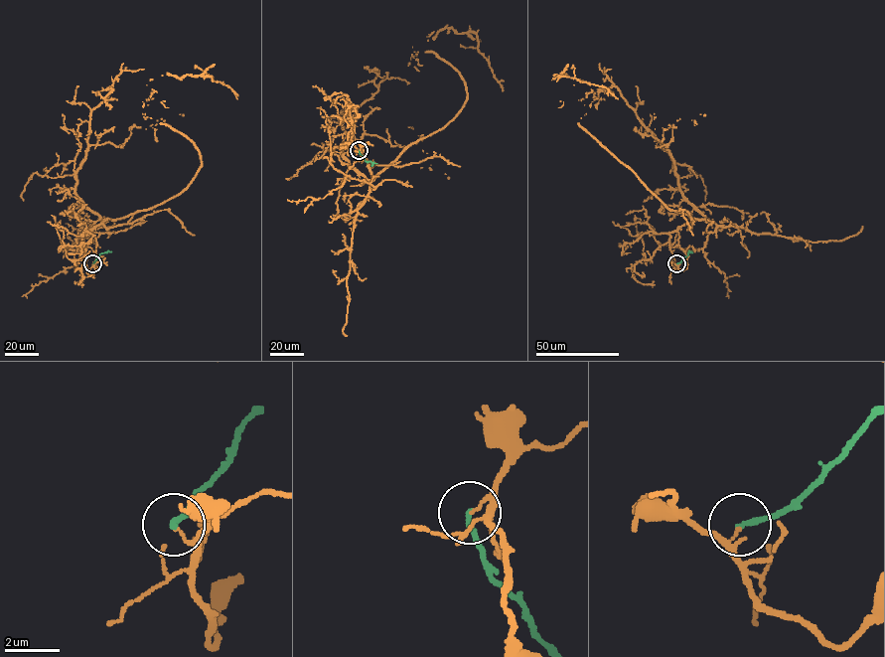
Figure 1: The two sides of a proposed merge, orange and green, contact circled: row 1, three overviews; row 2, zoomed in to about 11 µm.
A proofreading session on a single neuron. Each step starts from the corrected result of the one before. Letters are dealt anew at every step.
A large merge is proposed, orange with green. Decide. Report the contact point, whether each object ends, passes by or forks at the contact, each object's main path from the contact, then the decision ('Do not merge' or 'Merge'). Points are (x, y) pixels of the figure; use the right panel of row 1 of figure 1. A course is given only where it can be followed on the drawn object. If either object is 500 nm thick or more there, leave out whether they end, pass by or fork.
Place: (676, 263). At the ring orange ends. At the ring green ends. Course of orange: (676, 263), (677, 230), (702, 220), (584, 130), (580, 80), (555, 75), (618, 98). Course of green: (676, 263), (690, 251). Do not merge

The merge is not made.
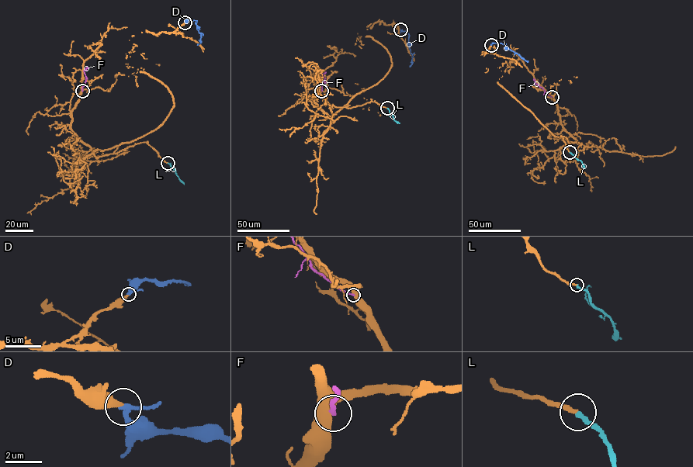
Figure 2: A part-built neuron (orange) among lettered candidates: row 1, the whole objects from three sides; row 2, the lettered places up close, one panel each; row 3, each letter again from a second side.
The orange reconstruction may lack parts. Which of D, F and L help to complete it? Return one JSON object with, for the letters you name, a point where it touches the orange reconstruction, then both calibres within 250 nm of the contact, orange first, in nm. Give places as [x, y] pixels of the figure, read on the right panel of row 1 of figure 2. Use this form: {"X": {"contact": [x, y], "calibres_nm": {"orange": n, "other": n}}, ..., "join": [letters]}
{"D": {"contact": [491, 45], "calibres_nm": {"orange": 280, "other": 240}}, "L": {"contact": [569, 152], "calibres_nm": {"orange": 220, "other": 240}}, "join": ["D", "L"]}

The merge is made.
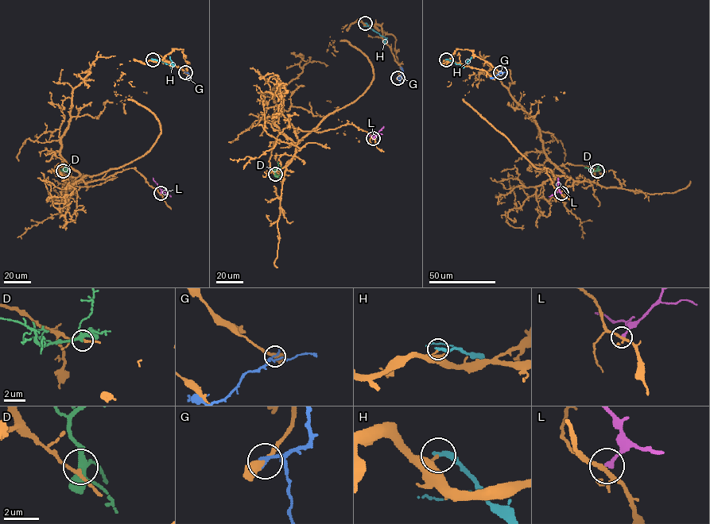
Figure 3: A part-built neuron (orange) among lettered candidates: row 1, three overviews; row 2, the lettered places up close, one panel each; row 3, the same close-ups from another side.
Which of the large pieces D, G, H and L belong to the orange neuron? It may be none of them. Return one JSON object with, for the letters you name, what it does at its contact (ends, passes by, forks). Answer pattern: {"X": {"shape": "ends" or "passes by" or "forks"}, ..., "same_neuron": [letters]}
{"same_neuron": []}

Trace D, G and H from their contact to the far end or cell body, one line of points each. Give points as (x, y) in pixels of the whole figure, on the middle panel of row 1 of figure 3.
D: (275, 174), (277, 162)
G: (397, 78), (402, 71), (399, 67)
H: (365, 23), (386, 38), (382, 49)

